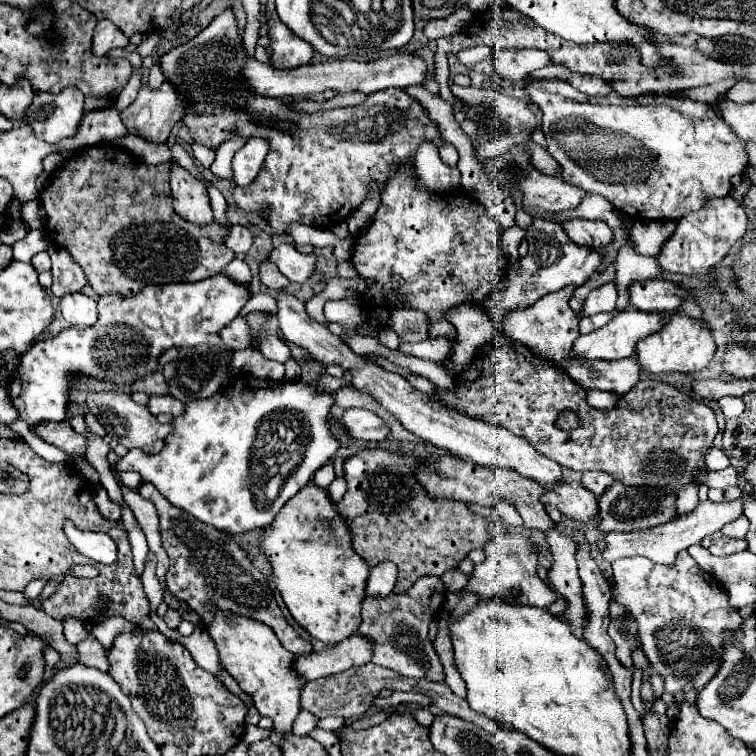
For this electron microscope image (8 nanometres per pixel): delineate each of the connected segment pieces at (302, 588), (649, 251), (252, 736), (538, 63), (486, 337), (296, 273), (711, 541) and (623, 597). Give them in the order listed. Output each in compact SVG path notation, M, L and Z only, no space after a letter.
M313 484L295 494L263 532L263 552L273 566L275 584L291 616L323 644L339 644L359 628L369 576L367 562L351 548L347 524L331 506L327 490Z
M657 220L657 222L635 222L629 230L629 242L633 250L641 256L657 256L663 242L673 234L677 222L675 220Z
M247 726L243 740L245 740L247 744L253 744L253 742L257 742L257 740L261 740L261 738L267 738L269 734L271 734L271 730L261 730L261 728L257 728L257 726Z
M535 48L523 50L497 50L495 52L495 66L503 74L503 78L511 82L521 82L531 76L533 70L549 66L551 58L547 52Z
M457 306L447 314L447 320L453 322L453 326L459 332L459 342L453 350L453 356L449 358L451 362L447 362L447 372L455 374L471 362L475 346L495 340L499 330L497 324L475 306Z
M281 244L273 248L265 258L271 258L275 266L291 280L291 282L305 282L315 270L315 256L301 254L291 244Z
M715 532L703 538L701 544L709 548L709 552L713 554L733 554L733 552L741 552L743 548L747 548L747 540L733 540L733 538L727 538L723 532Z
M687 550L679 552L675 566L669 568L655 564L647 558L634 556L613 562L612 572L615 578L612 596L617 602L621 602L621 606L627 608L629 614L633 614L639 626L639 642L651 662L651 670L665 678L665 692L679 692L687 682L693 682L695 688L701 690L719 668L721 642L727 638L729 632L739 630L741 624L741 616L729 606L729 596L723 586L715 580L715 576L699 568L699 564L691 558Z

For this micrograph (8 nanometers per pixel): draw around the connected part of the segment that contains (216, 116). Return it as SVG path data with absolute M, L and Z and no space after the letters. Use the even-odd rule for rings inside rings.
M225 10L199 36L163 54L159 62L167 80L173 82L177 90L187 94L187 98L191 98L193 102L193 108L185 116L185 124L189 126L191 138L195 142L205 144L209 148L219 146L229 138L231 130L237 130L239 136L269 138L271 148L263 162L263 168L259 170L257 178L249 186L245 188L237 186L233 192L233 198L241 210L251 214L259 214L263 208L267 208L265 222L277 234L285 234L291 224L307 224L307 226L317 226L325 230L333 228L365 202L373 182L379 188L383 188L389 182L391 174L399 166L407 164L423 142L429 142L437 148L447 144L441 138L439 126L429 118L427 110L399 88L387 88L387 90L369 94L367 100L357 106L335 108L319 114L297 114L297 112L291 112L285 104L281 102L277 104L277 98L257 96L251 90L247 90L247 86L243 86L243 78L239 78L243 56L245 52L241 46L241 38L237 36L235 16L231 10Z

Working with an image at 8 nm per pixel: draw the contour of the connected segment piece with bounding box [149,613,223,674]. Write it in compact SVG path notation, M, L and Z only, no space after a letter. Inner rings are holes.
M157 613L150 614L149 616L163 636L167 636L167 638L173 640L173 642L183 644L183 646L191 652L191 656L193 656L193 660L197 662L197 666L201 666L203 670L207 670L207 672L211 672L211 674L223 672L223 666L221 666L219 654L217 654L217 646L215 646L215 642L211 640L211 636L207 634L205 628L197 626L191 636L181 636L179 630L167 628L167 624L159 618Z

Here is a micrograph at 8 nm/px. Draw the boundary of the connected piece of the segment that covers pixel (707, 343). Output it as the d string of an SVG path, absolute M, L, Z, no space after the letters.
M675 314L661 332L651 334L649 338L639 340L637 344L637 358L639 358L641 368L661 378L673 372L685 372L685 374L701 372L703 368L707 368L713 354L715 354L715 342L705 322L693 320L685 314Z

